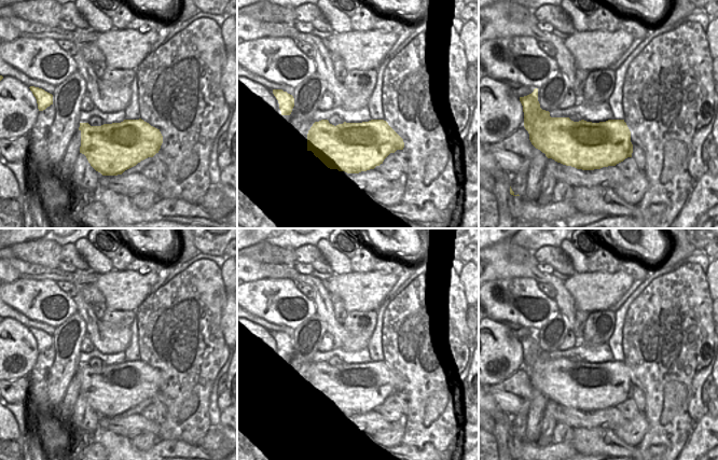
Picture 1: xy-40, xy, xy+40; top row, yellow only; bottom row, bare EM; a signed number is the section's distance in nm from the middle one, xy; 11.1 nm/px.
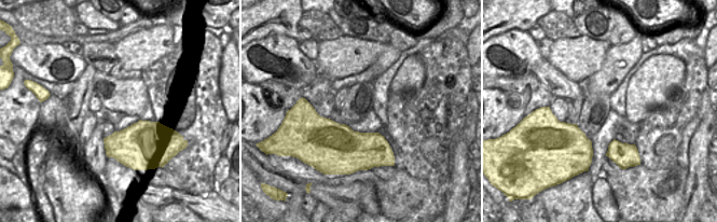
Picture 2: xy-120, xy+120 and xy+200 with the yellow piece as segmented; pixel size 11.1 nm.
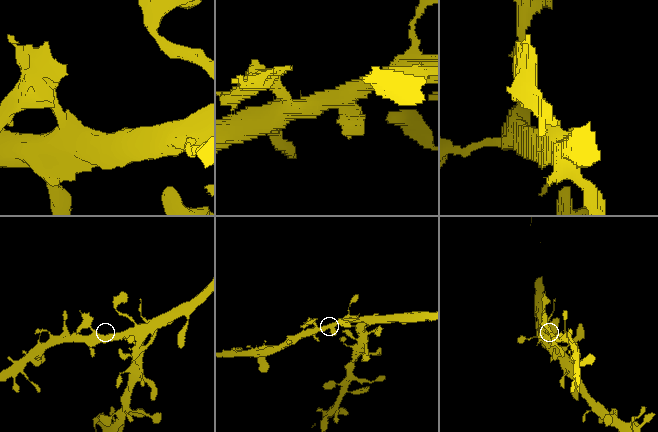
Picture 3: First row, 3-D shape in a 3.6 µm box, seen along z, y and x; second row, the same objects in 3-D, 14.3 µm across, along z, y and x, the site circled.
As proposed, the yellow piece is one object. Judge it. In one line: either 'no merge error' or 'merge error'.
merge error

